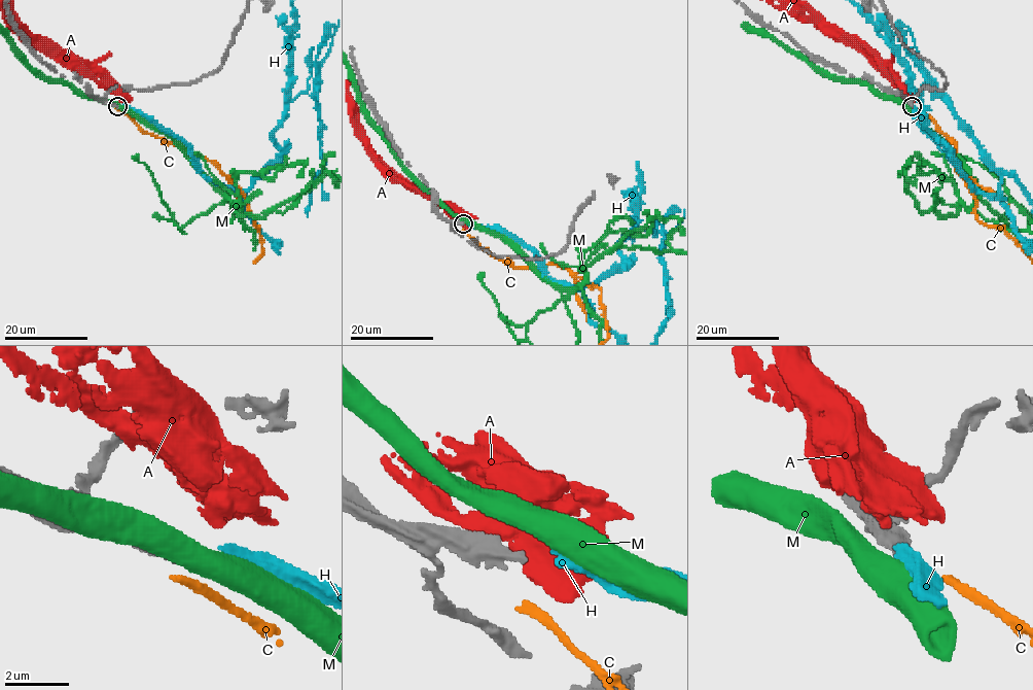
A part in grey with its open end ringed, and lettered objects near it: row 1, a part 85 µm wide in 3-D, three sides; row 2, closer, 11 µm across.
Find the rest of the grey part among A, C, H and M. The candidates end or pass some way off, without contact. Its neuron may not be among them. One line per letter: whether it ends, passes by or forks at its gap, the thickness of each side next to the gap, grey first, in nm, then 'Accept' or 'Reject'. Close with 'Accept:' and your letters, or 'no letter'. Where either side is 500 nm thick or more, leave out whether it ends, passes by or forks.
A: Thickness 260 nm (grey) against 500 nm. Reject
C: It ends there. Thickness 260 nm (grey) against 280 nm. Reject
H: It ends there. Thickness 260 nm (grey) against 360 nm. Accept
M: Thickness 260 nm (grey) against 550 nm. Reject
Accept: H

